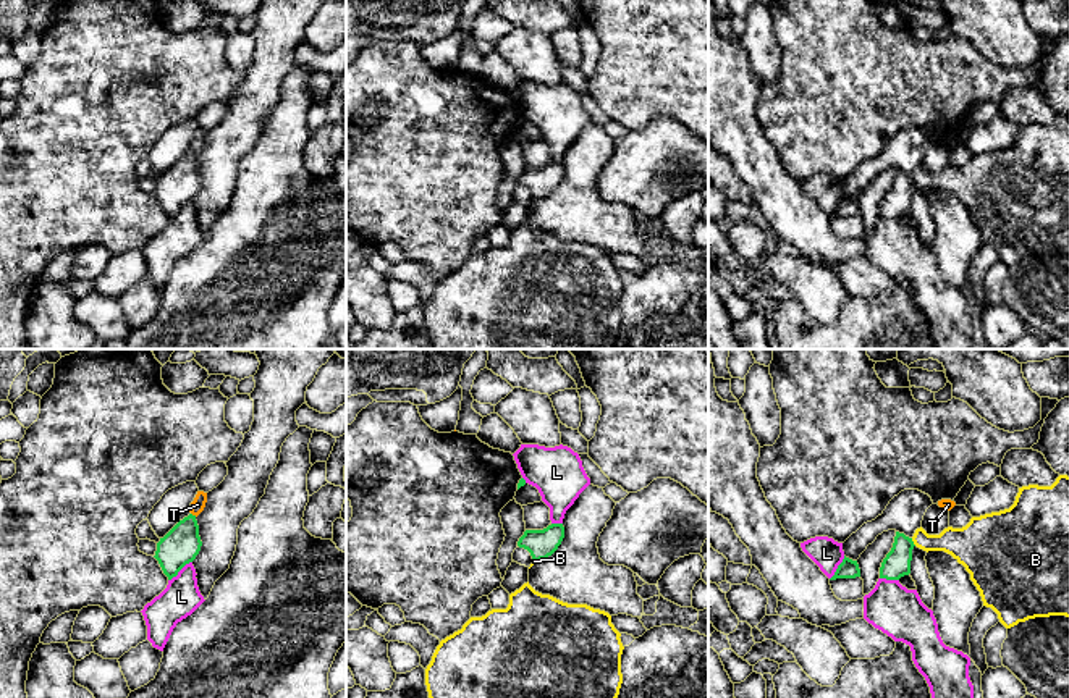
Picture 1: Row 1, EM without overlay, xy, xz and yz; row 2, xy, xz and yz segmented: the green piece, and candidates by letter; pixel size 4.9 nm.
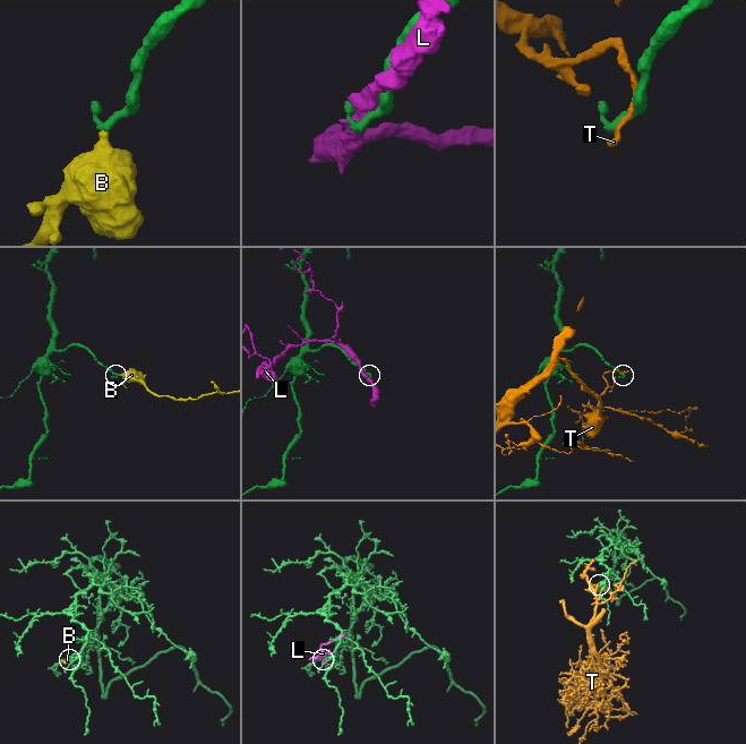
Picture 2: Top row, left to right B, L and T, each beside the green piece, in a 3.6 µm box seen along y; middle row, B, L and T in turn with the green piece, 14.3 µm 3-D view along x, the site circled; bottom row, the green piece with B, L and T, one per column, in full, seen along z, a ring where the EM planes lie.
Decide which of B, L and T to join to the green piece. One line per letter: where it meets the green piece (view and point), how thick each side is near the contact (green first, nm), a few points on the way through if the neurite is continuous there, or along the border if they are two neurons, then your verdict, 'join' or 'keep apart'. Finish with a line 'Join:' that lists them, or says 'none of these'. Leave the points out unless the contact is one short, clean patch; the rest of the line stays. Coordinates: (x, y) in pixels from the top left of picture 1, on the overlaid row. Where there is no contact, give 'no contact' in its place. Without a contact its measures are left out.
B: contact yz (912, 542); calibres 140 and 160 nm; way yz (896, 564), (901, 553), (912, 542), (963, 543); join
L: contact xy (180, 569); calibres 190 and 190 nm; keep apart
T: contact xy (194, 516); calibres 190 and 70 nm; keep apart
Join: B

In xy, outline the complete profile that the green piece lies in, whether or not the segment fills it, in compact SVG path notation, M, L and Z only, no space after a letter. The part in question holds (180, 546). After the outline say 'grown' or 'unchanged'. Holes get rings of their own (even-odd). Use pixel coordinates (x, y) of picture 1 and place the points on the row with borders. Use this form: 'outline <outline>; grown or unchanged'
outline M189 514L180 520L157 543L155 559L163 574L171 580L178 572L196 559L202 546L196 515Z; unchanged

